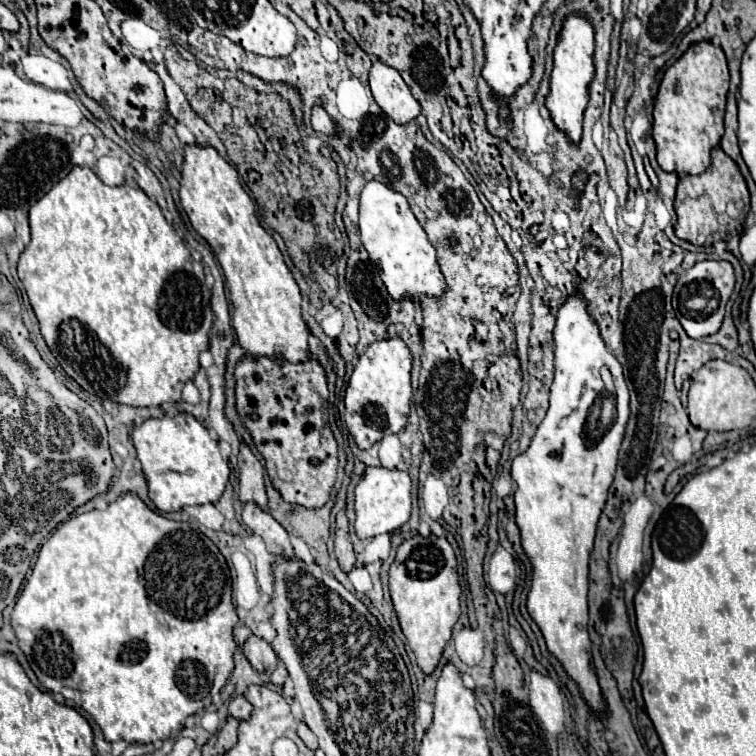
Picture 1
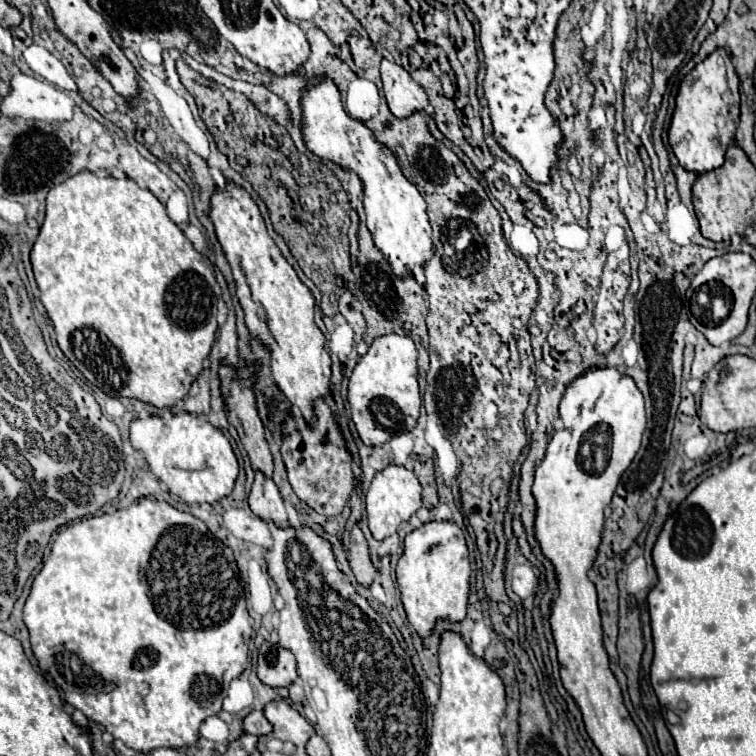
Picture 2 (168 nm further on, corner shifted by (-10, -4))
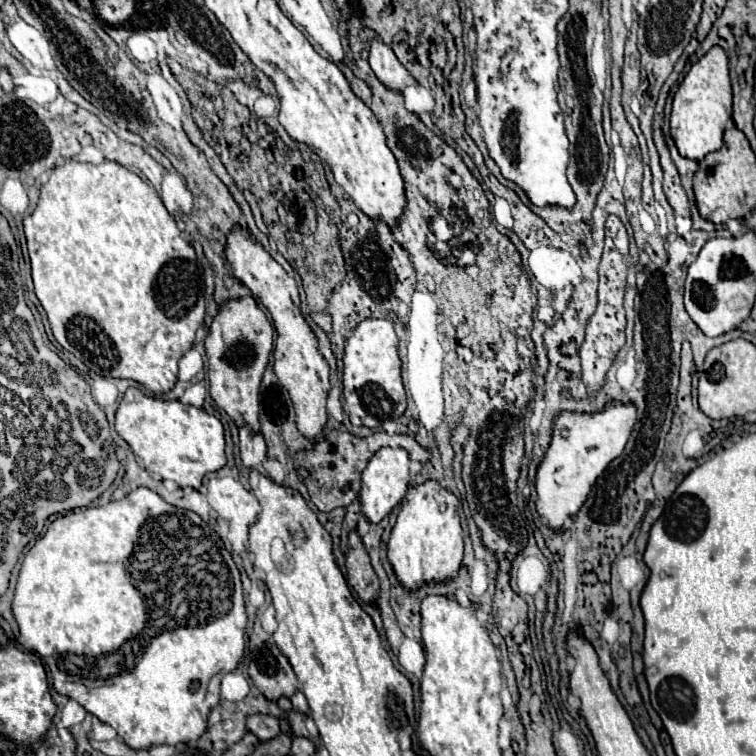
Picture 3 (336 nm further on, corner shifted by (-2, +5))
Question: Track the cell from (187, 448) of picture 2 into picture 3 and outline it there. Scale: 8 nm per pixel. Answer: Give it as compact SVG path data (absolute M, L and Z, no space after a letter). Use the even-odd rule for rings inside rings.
M129 387L117 407L115 429L147 471L161 479L175 481L179 487L199 489L207 473L219 471L225 465L225 435L221 421L205 409L185 405L177 399L155 399Z

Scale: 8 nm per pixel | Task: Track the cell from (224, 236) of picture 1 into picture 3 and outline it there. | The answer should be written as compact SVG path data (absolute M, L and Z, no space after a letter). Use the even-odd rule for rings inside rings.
M235 227L227 237L227 259L233 265L233 273L251 289L251 293L265 305L265 309L273 317L273 327L277 331L275 339L275 375L283 383L283 387L289 391L295 413L297 413L297 429L309 439L315 441L319 435L323 435L323 429L327 425L327 411L325 411L325 399L329 391L329 365L323 359L323 355L317 351L317 339L311 331L311 327L301 317L299 309L299 289L293 277L285 273L285 269L255 241L251 239L251 233Z

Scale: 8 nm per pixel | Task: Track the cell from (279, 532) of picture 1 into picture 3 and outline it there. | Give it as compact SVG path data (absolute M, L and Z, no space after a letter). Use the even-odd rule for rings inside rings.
M245 425L239 427L239 449L241 449L241 461L245 467L253 467L261 473L265 473L263 469L263 461L267 455L265 449L265 439L261 433L251 433L251 429L247 429Z

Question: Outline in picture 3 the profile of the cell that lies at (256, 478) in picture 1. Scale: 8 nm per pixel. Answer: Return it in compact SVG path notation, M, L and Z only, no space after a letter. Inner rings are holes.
M241 297L221 303L205 337L205 349L209 357L207 375L211 381L211 397L227 411L227 415L233 417L237 425L247 425L253 433L257 433L259 385L273 349L273 327L257 299Z

